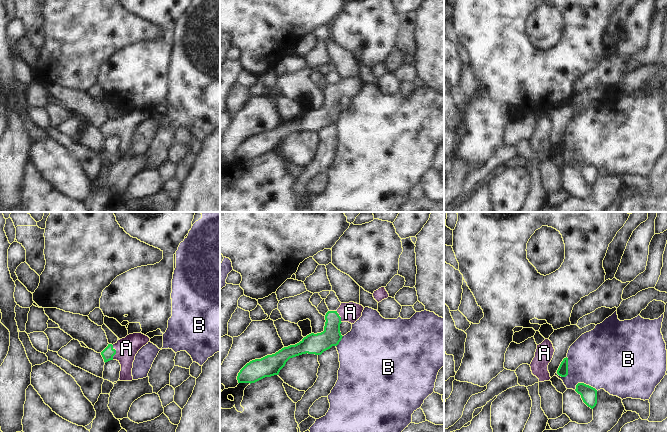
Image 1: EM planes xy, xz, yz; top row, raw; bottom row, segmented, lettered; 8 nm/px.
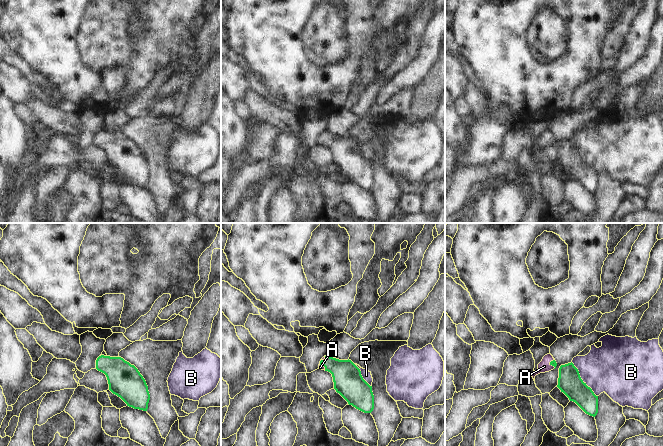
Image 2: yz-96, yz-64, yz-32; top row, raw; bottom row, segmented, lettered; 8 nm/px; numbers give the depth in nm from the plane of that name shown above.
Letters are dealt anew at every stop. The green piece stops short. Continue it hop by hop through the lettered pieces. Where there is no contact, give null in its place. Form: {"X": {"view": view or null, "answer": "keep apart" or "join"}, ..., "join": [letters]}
{"A": {"view": "xy", "answer": "join"}, "B": {"view": "yz", "answer": "keep apart"}, "join": ["A"]}

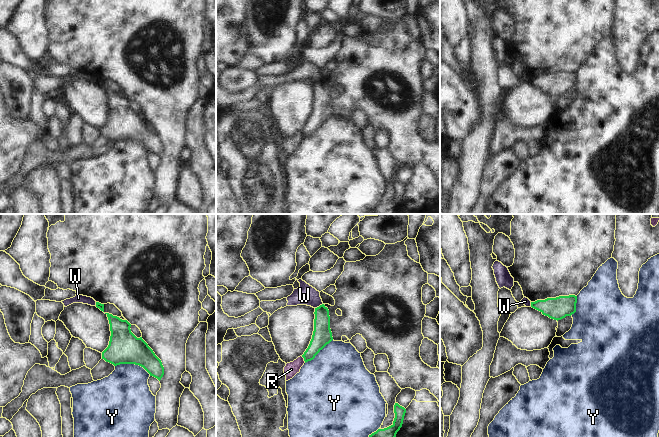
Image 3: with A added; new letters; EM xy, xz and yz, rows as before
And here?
{"R": {"view": "xz", "answer": "keep apart"}, "W": {"view": "xz", "answer": "keep apart"}, "Y": {"view": "xy", "answer": "keep apart"}, "join": []}

